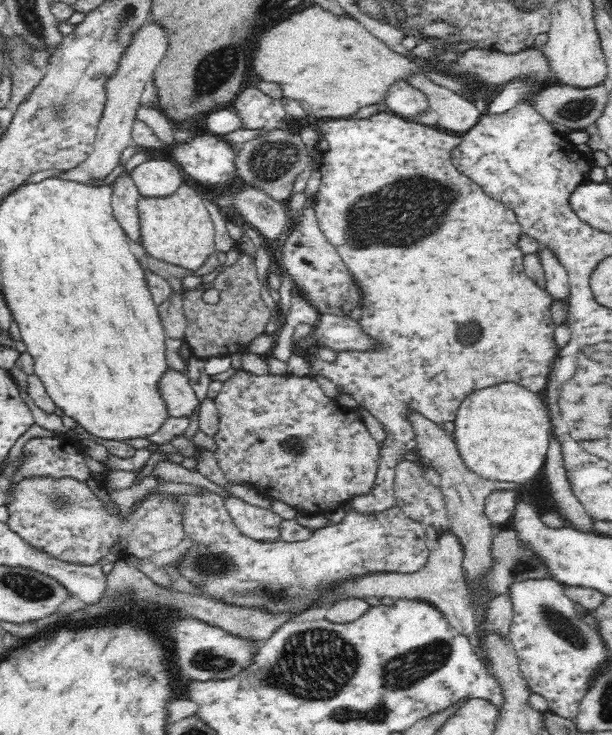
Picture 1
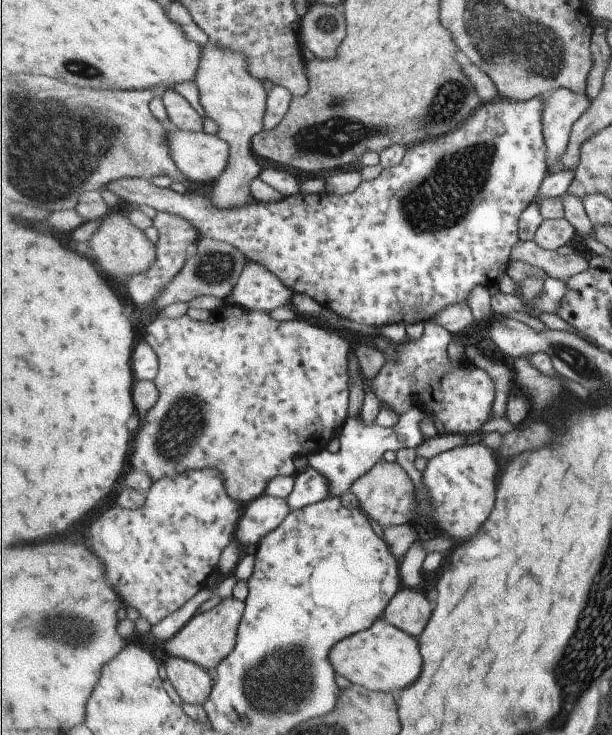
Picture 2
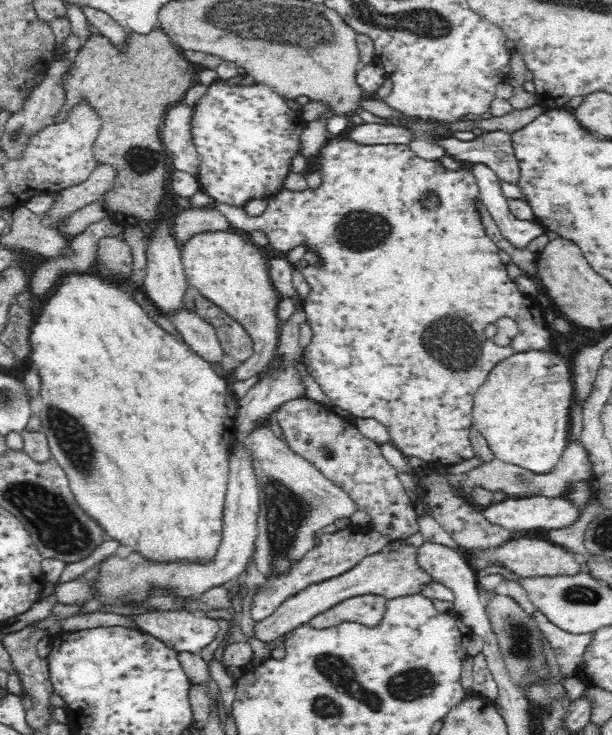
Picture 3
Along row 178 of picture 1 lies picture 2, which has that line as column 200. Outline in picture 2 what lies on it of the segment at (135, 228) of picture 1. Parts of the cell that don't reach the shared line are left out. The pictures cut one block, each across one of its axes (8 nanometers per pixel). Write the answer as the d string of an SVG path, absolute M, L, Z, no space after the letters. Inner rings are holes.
M174 89L161 91L169 113L169 124L177 129L201 133L205 130L203 117L189 104L185 96L181 96Z

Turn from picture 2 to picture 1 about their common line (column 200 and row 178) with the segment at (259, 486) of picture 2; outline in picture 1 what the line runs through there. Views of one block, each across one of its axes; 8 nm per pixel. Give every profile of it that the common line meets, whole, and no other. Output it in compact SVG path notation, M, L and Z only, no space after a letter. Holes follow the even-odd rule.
M383 111L377 112L369 118L353 119L339 118L339 119L326 119L326 122L320 124L321 137L329 142L329 148L326 152L322 152L320 174L321 182L315 197L313 197L313 211L316 216L319 229L326 237L330 246L333 246L340 255L340 258L344 261L344 264L348 267L348 270L352 273L356 284L360 287L362 296L362 304L366 308L364 310L364 316L360 320L362 328L376 340L384 340L382 344L386 346L386 352L382 354L374 354L372 352L352 352L346 350L346 352L338 352L337 359L334 362L324 361L322 359L313 357L310 360L310 367L312 367L312 376L323 376L334 382L341 391L351 395L357 402L357 404L366 408L384 427L386 431L387 439L384 440L382 448L380 448L380 456L378 462L378 470L376 478L374 480L374 486L370 488L370 491L356 495L350 500L345 502L341 507L344 510L358 509L362 512L372 512L384 510L396 505L394 498L394 479L395 479L395 466L400 459L404 459L407 452L416 452L416 442L414 437L414 431L411 430L410 423L407 422L406 414L407 410L416 409L425 418L433 420L439 426L443 426L446 422L454 422L456 418L456 412L462 404L462 400L472 394L474 390L482 390L482 388L488 388L496 386L502 383L516 383L523 386L530 392L540 392L546 388L546 380L550 374L550 366L556 358L556 352L560 349L556 344L554 338L554 332L557 325L552 320L552 298L550 294L540 288L532 278L526 276L524 272L524 252L518 248L518 242L522 238L522 229L520 221L518 221L518 215L514 210L511 210L503 202L490 198L481 186L478 186L473 182L471 178L468 178L465 174L460 174L457 166L453 163L451 153L453 148L458 146L461 141L460 134L454 134L453 132L447 132L434 126L424 125L422 123L416 123L408 121L404 117L395 115L394 113L386 113Z

